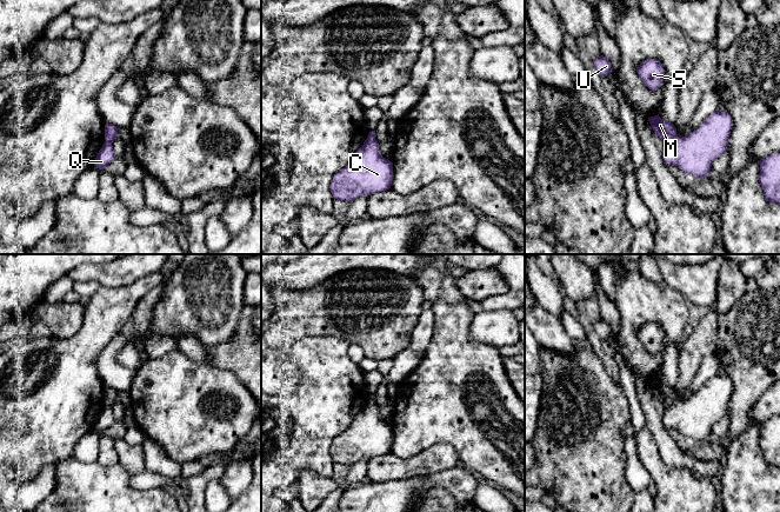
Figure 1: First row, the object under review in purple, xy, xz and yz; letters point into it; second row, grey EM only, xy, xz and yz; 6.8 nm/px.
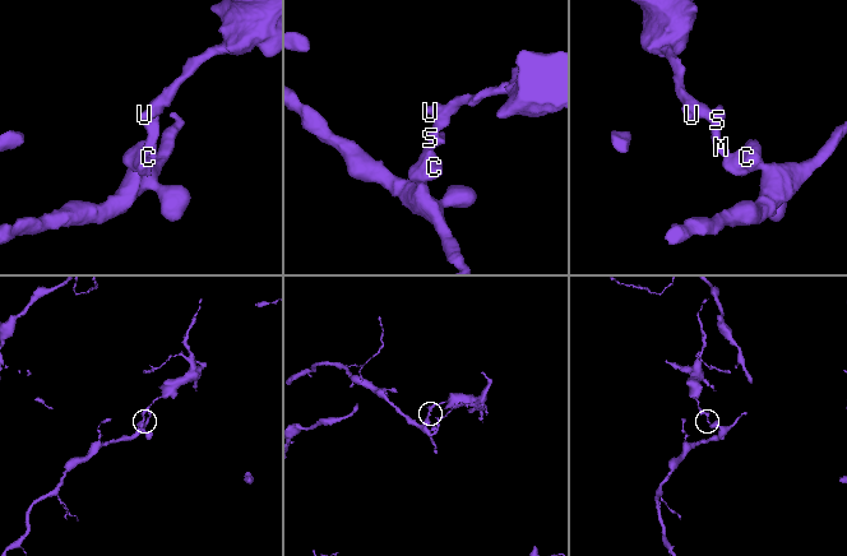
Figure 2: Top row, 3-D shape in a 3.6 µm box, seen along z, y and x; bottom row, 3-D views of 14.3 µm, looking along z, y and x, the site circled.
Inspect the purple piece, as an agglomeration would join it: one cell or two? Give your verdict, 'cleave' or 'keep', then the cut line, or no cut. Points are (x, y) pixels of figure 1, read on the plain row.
cleave; cut yz (675, 399), (666, 407)

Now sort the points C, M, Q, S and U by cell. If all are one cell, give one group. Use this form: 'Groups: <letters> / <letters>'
Groups: C Q / M S U

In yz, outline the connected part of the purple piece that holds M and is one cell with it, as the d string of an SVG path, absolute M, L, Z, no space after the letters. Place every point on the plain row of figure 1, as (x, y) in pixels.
M658 379L648 381L654 397L665 406L669 407L676 400L676 392L673 387L665 385Z

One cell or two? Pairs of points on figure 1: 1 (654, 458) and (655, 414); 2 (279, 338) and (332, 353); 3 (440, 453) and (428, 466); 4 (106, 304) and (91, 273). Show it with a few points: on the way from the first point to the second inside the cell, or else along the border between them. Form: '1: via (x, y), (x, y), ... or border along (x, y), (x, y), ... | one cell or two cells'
1: border along (645, 427), (655, 439), (658, 452), (666, 463) | two cells
2: border along (321, 336), (302, 337), (294, 344), (291, 351) | two cells
3: via (438, 457), (432, 463) | one cell
4: border along (127, 284), (100, 286) | two cells

